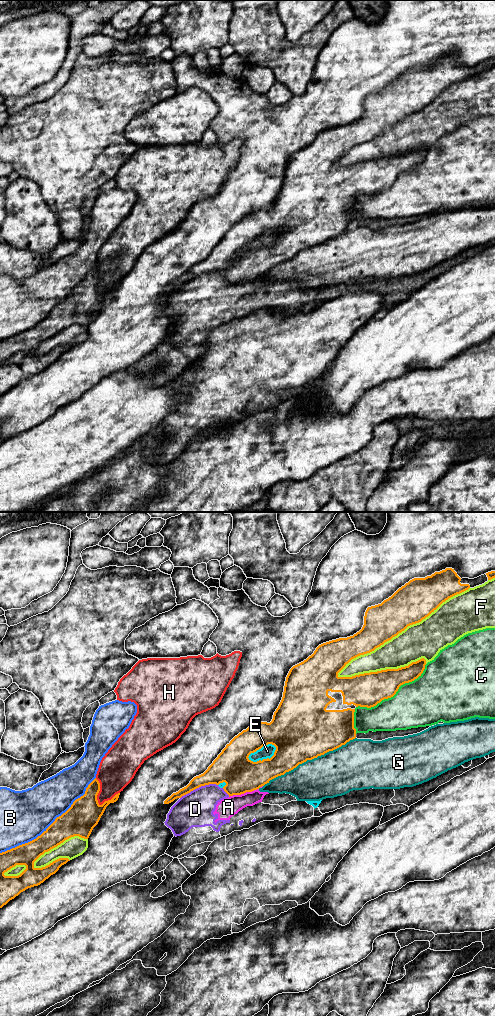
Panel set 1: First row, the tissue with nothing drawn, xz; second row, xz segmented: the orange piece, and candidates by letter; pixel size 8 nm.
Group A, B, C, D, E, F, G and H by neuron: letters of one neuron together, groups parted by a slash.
A D E / B / C / F / G / H

